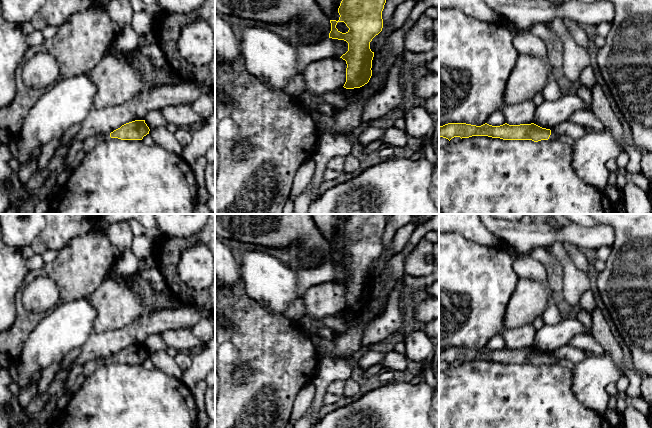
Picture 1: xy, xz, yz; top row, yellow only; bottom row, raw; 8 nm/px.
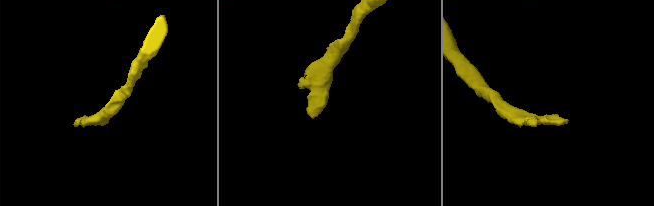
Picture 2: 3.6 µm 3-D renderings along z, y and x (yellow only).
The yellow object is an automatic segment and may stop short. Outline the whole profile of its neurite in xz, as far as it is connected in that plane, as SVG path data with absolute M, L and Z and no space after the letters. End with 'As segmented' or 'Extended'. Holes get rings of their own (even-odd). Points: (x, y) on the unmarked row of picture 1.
M350 214L341 225L338 232L339 244L330 244L331 255L329 262L344 264L348 267L348 275L340 282L346 285L346 306L344 312L360 312L367 308L372 300L372 284L374 276L370 273L370 266L383 252L382 235L387 224L388 214ZM344 246L349 254L340 256L336 249Z. As segmented

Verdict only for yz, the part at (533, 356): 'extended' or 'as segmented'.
extended

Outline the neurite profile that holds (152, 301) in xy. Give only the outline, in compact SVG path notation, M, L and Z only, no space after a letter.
M111 268L107 277L116 281L129 283L138 293L145 309L145 314L151 314L158 310L172 310L176 305L177 299L169 289L164 292L157 292L152 285L143 280L137 272L130 276L119 276L114 272L113 268Z

